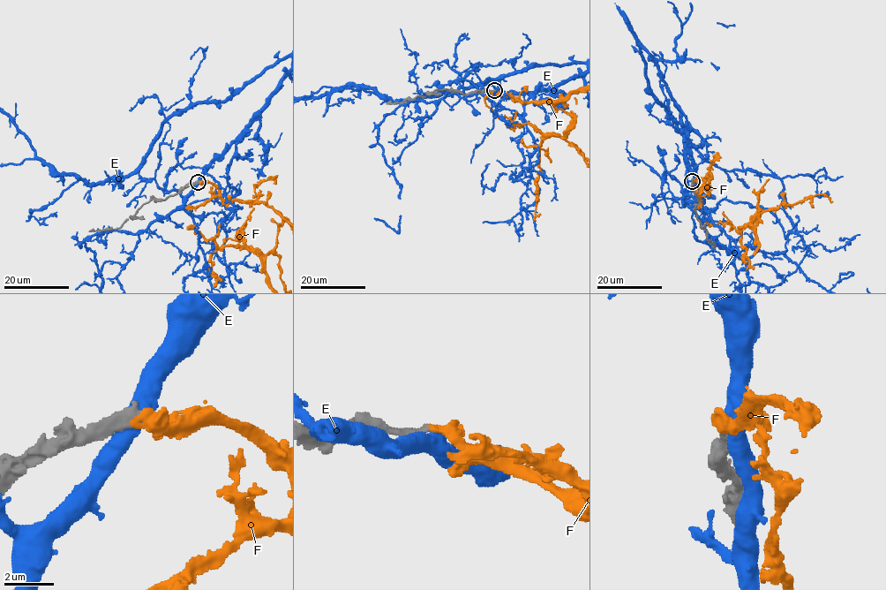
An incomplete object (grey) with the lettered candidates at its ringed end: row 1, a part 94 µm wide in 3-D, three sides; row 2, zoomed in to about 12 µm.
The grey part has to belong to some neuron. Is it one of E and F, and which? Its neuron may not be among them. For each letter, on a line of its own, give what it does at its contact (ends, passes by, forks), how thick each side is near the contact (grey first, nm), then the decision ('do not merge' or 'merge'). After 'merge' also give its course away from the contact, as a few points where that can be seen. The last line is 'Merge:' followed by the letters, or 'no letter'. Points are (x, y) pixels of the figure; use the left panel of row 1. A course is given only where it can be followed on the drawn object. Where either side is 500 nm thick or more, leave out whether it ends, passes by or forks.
E: 440 nm thick on the grey side, 550 nm on the other; do not merge
F: it ends there; 400 nm thick on the grey side, 320 nm on the other; merge
Merge: F

